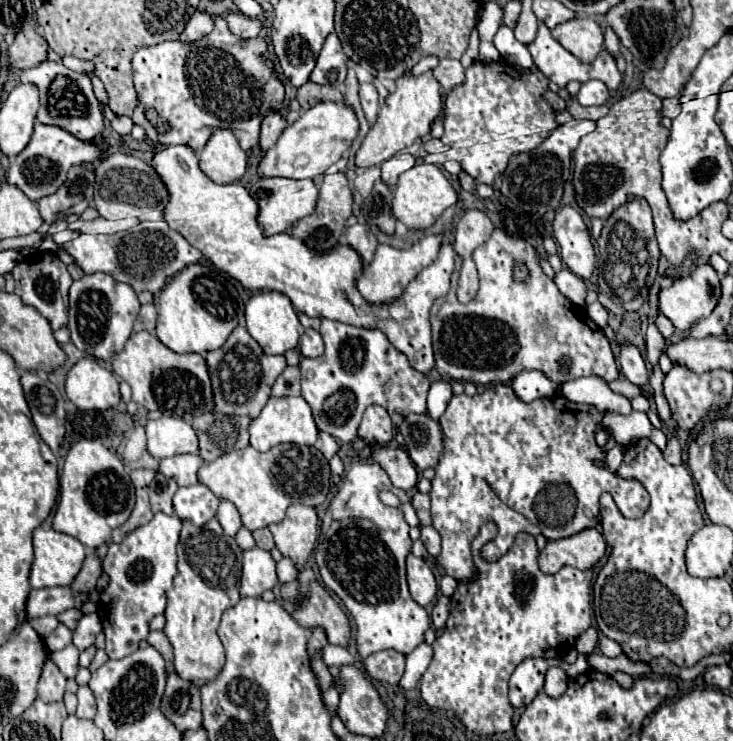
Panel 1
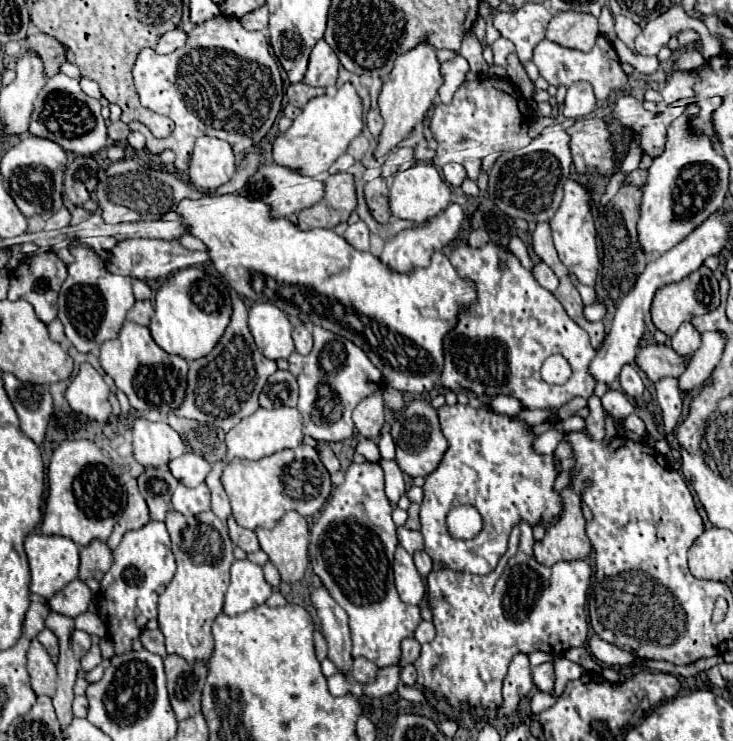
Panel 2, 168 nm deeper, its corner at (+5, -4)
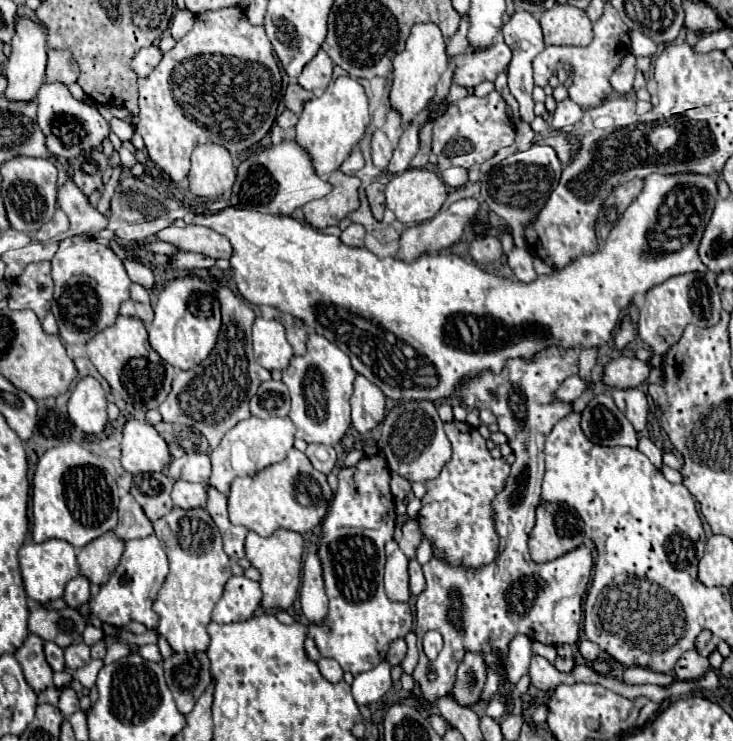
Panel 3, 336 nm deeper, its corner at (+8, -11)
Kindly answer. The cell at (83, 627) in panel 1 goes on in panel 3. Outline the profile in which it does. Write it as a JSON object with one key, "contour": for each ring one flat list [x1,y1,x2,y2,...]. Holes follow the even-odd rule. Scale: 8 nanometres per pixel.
{"contour":[[86,643,70,645,64,653,66,653,66,665,70,669,82,669,90,661,90,647]]}

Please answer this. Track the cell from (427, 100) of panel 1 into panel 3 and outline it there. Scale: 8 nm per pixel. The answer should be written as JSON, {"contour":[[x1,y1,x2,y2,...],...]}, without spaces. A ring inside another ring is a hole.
{"contour":[[416,23,406,41,406,49,394,57,392,69,392,85,390,85,390,105,402,117,402,121,410,123,420,111,428,107,428,103,436,95,436,85,440,75,448,69,446,41,440,29,434,23]]}

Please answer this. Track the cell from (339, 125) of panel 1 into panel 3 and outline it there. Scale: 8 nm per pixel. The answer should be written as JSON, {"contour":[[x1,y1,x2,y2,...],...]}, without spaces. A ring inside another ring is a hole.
{"contour":[[346,75,332,81,320,97,304,105,304,111,296,125,294,139,304,151,308,151,316,175,328,177,352,153,354,145,362,139,368,123,370,123,370,111,366,93,358,81]]}

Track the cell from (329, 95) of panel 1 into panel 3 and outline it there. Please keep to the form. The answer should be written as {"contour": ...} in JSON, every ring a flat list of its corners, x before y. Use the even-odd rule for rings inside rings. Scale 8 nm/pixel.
{"contour":[[292,79,292,81,288,83,288,87,286,87,284,103,286,103,286,107,288,107,292,113,300,115,300,113,302,113,304,103,306,103,306,101,310,101,312,97,314,97,314,93,312,93,312,91,306,91,304,87,300,87,300,85]]}

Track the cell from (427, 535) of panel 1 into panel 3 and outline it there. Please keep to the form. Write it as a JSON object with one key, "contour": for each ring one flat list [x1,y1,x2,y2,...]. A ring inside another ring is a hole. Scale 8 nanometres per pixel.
{"contour":[[412,559,410,561,410,591,412,595,420,595,426,587,426,579,424,579,424,573,422,573,422,565]]}

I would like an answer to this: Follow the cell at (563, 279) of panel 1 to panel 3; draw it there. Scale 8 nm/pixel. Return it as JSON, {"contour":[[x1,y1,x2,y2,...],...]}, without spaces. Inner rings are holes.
{"contour":[[514,247,512,253,508,255,508,265,514,271,518,281,532,283,538,279,536,271,534,271,534,263,532,263,532,253,528,247]]}

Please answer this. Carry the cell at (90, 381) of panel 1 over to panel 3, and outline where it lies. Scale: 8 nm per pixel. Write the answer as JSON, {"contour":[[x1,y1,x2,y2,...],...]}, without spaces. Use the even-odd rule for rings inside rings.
{"contour":[[84,377,76,383,68,399,68,417,84,433,100,433,108,423,106,393,94,377]]}

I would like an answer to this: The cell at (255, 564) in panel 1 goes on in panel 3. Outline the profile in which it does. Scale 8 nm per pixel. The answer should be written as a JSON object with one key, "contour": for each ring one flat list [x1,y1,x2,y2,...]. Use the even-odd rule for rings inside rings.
{"contour":[[232,575,224,587,222,599,212,611,212,621,232,623,250,619,262,601,262,589,258,581,252,581,244,575]]}

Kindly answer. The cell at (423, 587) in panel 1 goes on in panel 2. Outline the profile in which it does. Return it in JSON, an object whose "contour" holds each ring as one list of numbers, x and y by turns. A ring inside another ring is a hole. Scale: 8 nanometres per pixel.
{"contour":[[397,546,395,550,393,574,395,574,395,586,399,598,407,604,419,604,421,598,425,596,425,582,419,576,411,554,403,546]]}

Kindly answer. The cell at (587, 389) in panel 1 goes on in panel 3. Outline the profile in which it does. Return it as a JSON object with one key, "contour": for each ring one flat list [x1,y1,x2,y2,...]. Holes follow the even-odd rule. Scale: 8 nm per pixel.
{"contour":[[640,437,640,443,638,443,638,449,660,469,662,467,662,451,648,439,648,437]]}

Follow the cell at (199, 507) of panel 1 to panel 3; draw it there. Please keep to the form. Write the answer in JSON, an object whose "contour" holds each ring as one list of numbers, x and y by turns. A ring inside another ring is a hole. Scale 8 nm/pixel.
{"contour":[[176,481,172,489,172,501,180,509,204,509,206,507,206,485,204,483,188,483,188,481]]}

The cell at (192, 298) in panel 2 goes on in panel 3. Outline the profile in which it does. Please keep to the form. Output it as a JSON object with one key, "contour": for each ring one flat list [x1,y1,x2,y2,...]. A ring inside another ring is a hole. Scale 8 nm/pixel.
{"contour":[[178,277,172,279,170,285,166,285,158,295,154,305,154,321,148,329,150,345,166,363,178,369,194,369,214,349,220,325,220,303,214,289,198,277]]}

